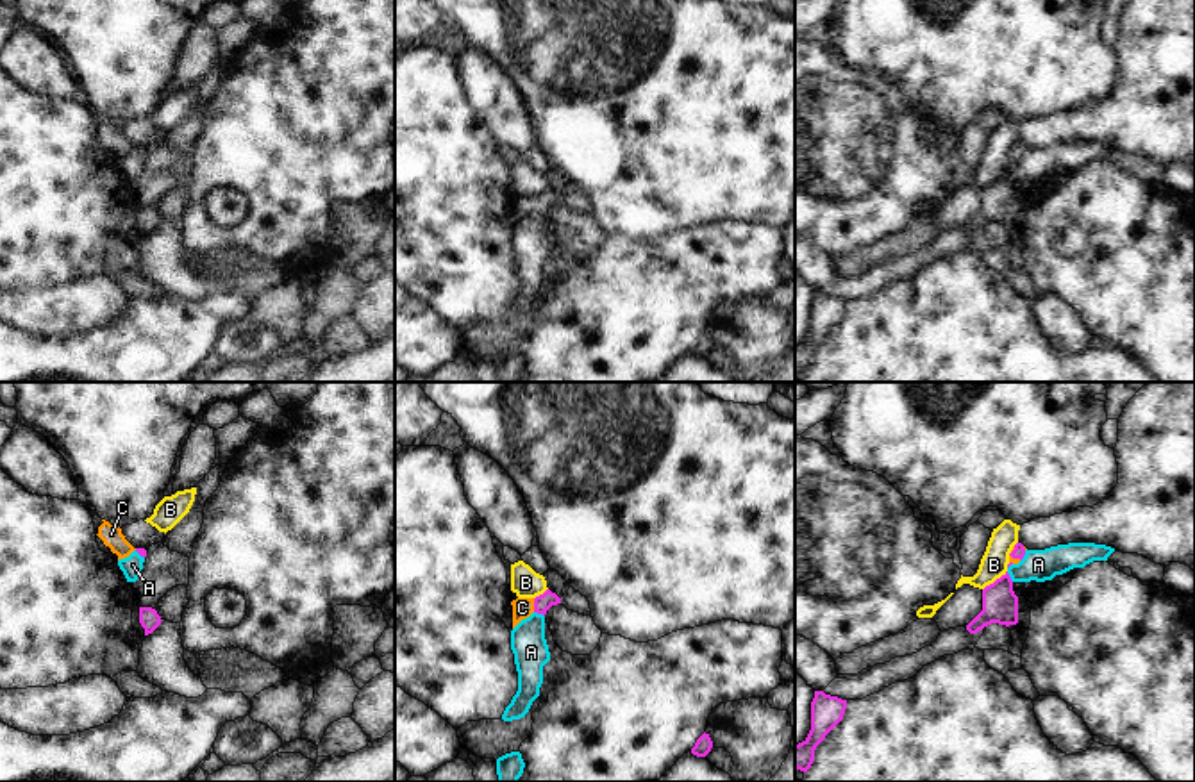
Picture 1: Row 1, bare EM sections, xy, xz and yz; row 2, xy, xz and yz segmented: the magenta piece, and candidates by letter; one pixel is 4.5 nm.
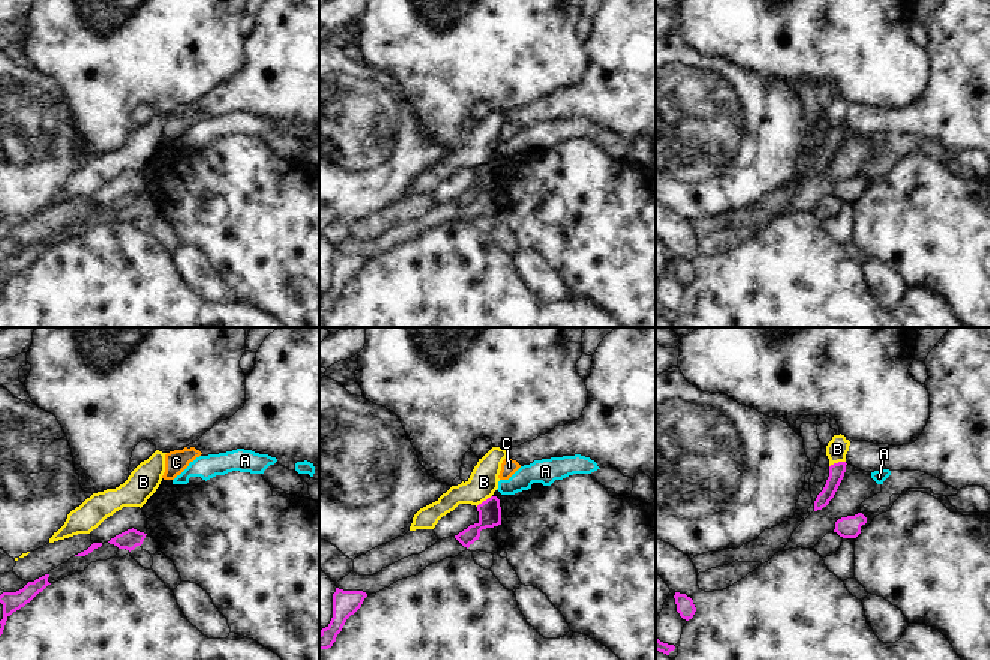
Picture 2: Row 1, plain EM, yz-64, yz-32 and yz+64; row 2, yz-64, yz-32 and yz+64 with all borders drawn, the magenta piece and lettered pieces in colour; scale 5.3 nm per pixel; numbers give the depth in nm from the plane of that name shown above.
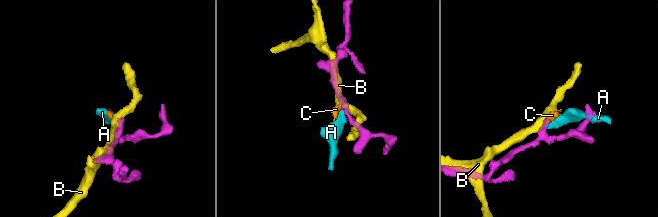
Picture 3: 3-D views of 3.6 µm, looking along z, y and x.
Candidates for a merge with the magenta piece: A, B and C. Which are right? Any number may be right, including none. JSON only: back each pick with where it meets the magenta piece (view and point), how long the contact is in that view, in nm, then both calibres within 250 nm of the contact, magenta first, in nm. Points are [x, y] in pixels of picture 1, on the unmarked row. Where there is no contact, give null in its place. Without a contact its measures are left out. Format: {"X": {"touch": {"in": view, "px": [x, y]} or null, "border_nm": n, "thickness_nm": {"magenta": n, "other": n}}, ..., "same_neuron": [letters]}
{"C": {"touch": {"in": "xz", "px": [534, 206]}, "border_nm": 60, "thickness_nm": {"magenta": 80, "other": 100}}, "same_neuron": ["C"]}

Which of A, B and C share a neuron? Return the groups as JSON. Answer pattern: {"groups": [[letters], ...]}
{"groups": [["A"], ["B"], ["C"]]}

